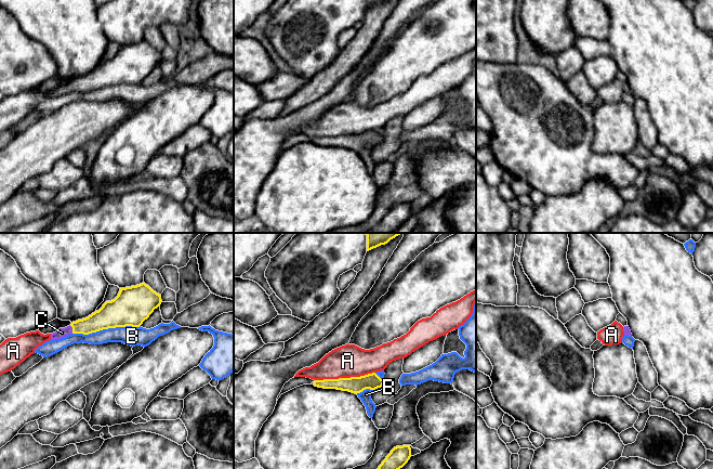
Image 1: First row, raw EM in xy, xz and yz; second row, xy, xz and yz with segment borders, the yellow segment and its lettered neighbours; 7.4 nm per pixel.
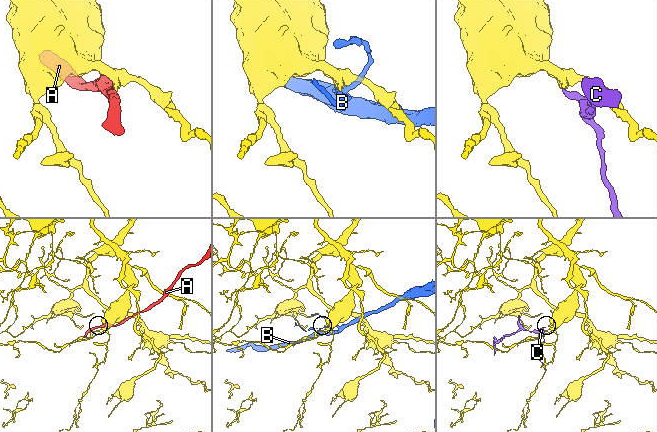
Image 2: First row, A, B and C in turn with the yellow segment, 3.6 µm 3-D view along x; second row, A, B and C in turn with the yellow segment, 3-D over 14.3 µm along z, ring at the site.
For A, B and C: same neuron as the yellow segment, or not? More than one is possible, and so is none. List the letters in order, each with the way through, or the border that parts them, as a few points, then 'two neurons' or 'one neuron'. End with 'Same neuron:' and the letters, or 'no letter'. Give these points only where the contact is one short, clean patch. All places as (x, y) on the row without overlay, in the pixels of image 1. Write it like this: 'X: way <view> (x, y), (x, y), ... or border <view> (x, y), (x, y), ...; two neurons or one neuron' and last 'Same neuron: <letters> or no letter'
A: two neurons
B: two neurons
C: way xy (104, 76), (73, 87), (62, 90); one neuron
Same neuron: C

